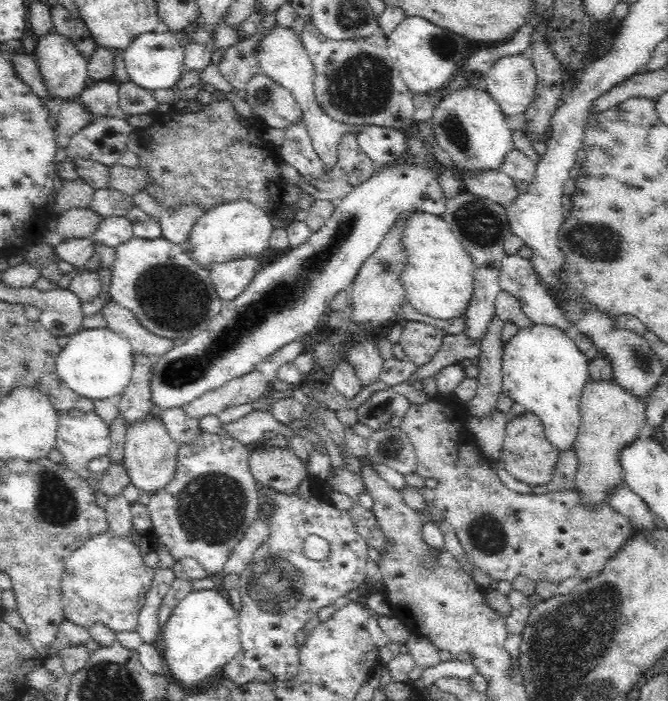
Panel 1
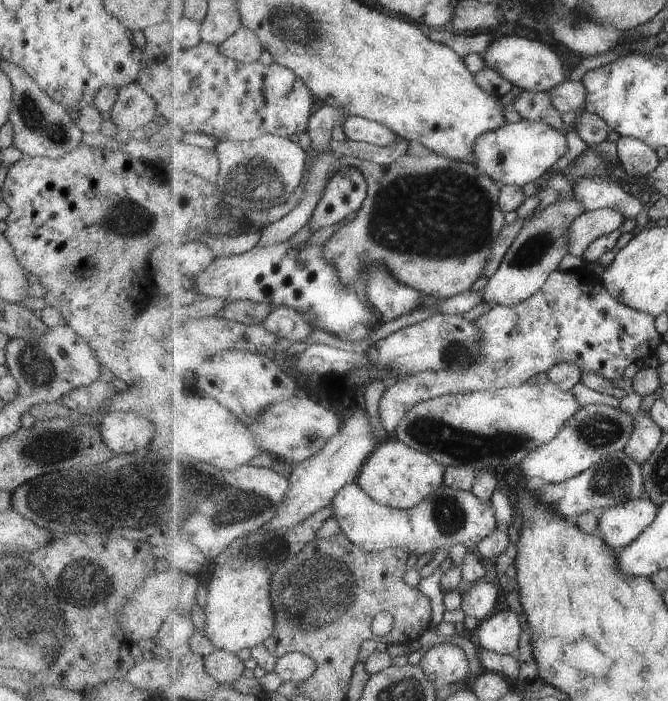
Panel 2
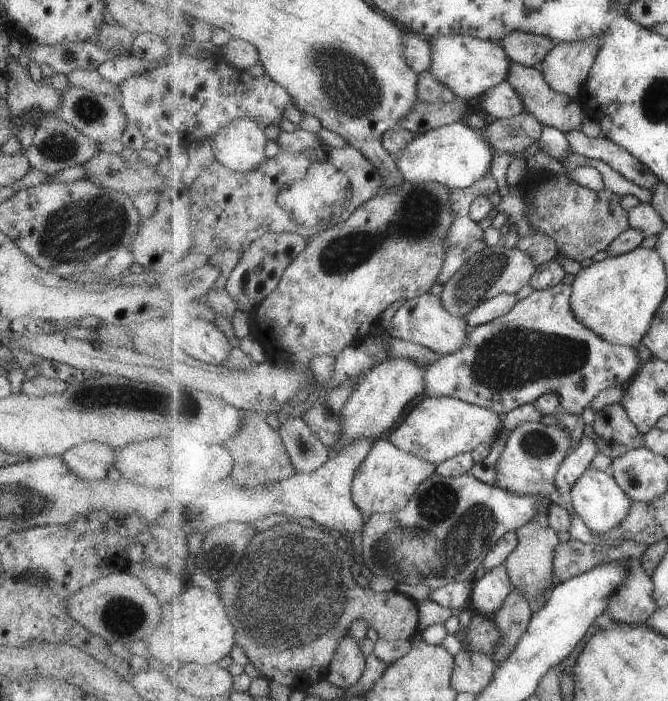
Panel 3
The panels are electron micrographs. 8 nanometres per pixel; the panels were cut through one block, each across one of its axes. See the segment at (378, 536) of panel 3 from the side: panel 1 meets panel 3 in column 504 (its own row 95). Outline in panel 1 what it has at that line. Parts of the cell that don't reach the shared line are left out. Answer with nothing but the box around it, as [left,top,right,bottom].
[485,53,538,118]

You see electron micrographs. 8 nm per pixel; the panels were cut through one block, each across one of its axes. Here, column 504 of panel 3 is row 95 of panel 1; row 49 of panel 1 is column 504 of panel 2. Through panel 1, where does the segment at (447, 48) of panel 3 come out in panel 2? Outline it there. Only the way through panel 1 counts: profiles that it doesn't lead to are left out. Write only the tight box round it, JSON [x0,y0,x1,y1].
[483,35,568,93]

